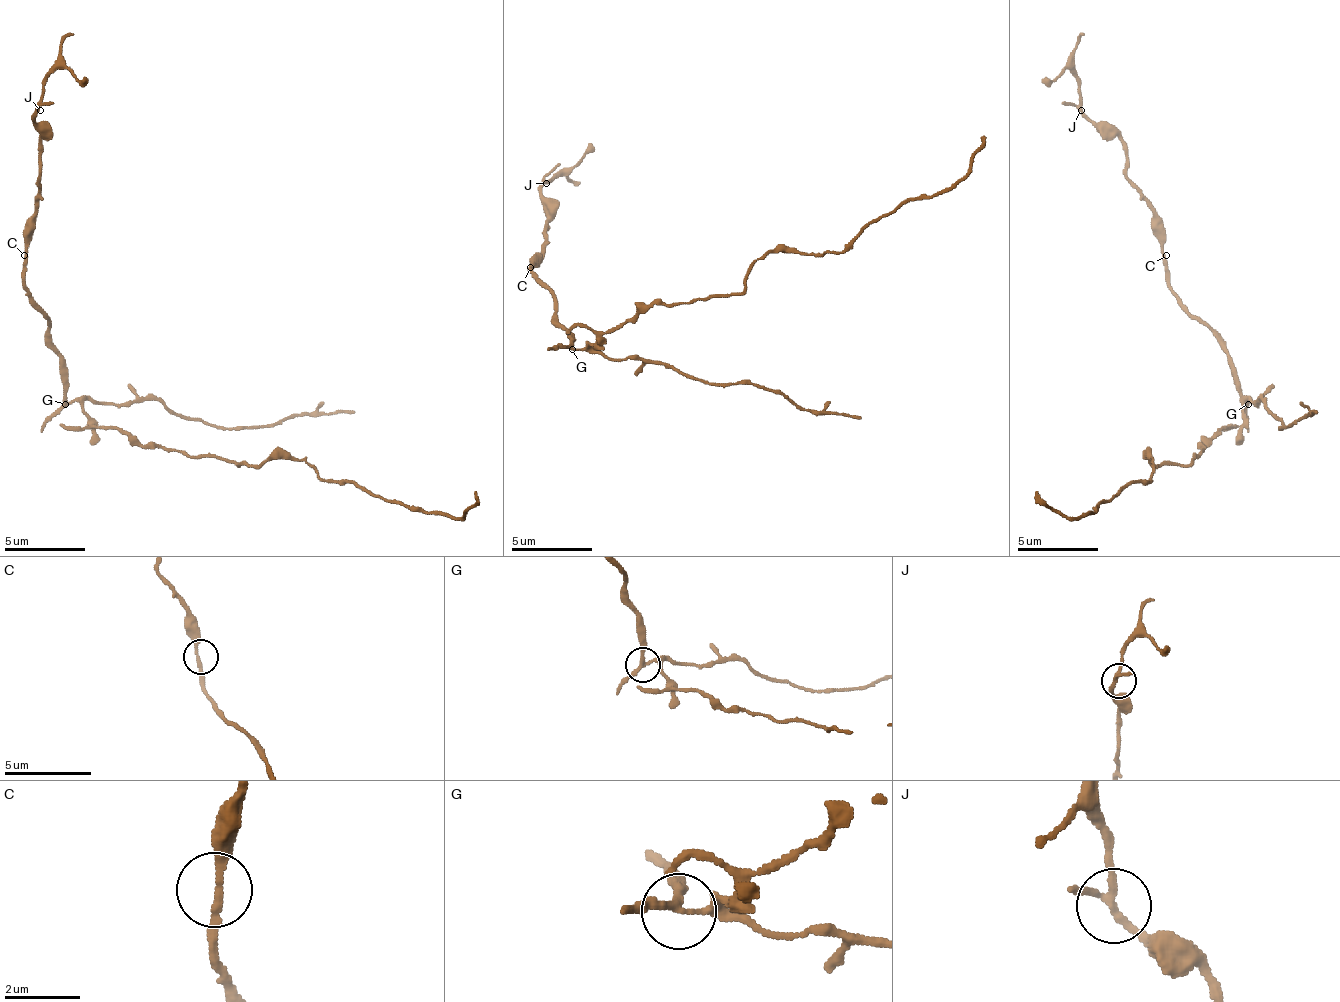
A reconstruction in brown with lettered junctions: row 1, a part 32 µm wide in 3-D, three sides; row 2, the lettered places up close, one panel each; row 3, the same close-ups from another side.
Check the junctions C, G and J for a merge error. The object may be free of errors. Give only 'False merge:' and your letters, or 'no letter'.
False merge: G

